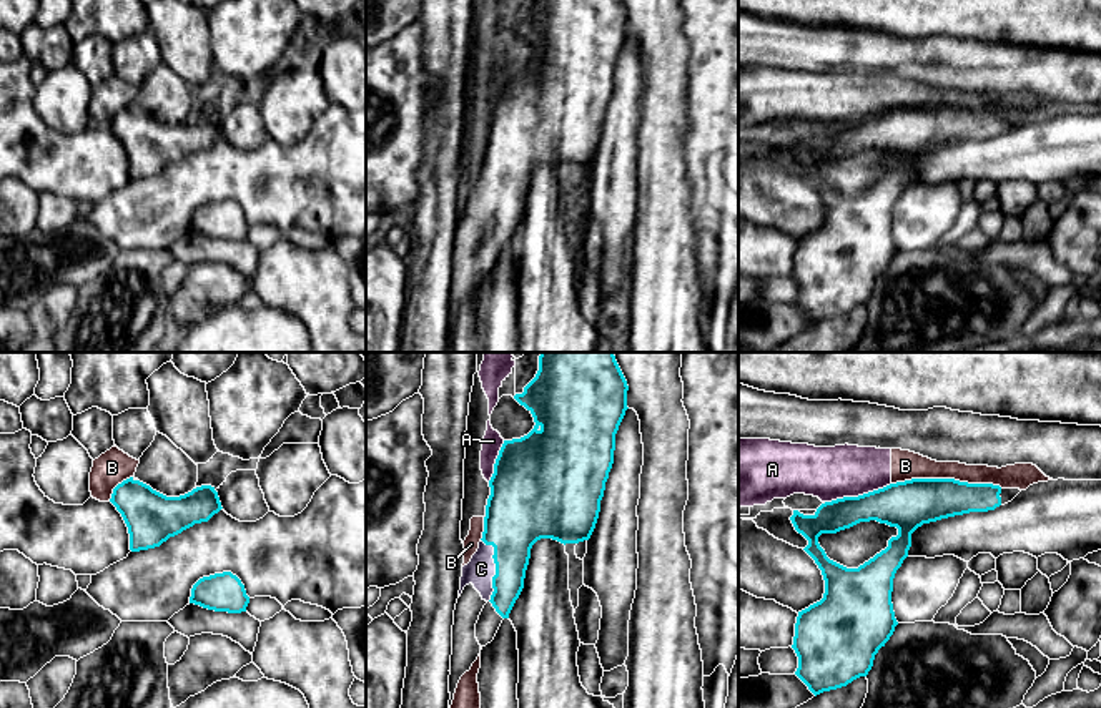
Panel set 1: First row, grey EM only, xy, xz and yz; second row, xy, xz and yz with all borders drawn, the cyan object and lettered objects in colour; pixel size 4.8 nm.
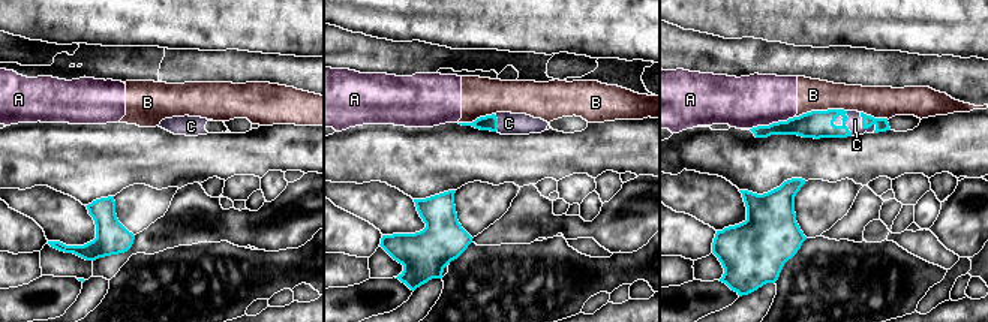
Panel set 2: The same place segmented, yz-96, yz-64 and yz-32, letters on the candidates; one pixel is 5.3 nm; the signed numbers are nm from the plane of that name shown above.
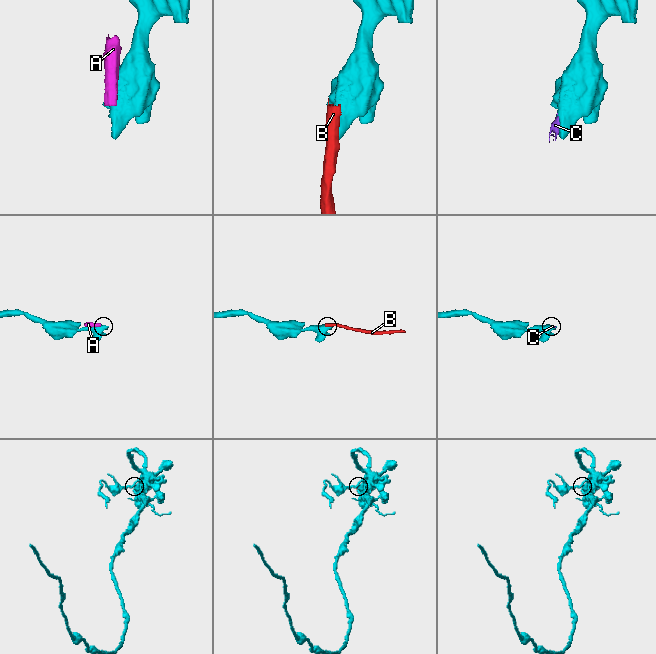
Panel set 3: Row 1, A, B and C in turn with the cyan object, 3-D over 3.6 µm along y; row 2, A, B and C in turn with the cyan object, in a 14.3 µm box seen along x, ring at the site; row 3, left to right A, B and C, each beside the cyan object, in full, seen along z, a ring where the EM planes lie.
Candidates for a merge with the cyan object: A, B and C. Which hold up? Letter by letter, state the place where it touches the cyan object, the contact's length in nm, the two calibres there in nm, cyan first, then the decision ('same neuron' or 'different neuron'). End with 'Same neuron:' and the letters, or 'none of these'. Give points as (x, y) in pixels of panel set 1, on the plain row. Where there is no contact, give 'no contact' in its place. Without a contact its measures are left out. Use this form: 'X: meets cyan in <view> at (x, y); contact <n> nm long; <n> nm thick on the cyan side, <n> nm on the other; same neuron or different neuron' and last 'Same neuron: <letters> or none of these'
A: meets cyan in yz at (859, 123); contact 340 nm long; 240 nm thick on the cyan side, 260 nm on the other; different neuron
B: meets cyan in yz at (947, 107); contact 550 nm long; 240 nm thick on the cyan side, 140 nm on the other; different neuron
C: meets cyan in xz at (496, 196); contact 300 nm long; 300 nm thick on the cyan side, 140 nm on the other; same neuron
Same neuron: C

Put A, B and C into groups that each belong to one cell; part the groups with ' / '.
A B / C

